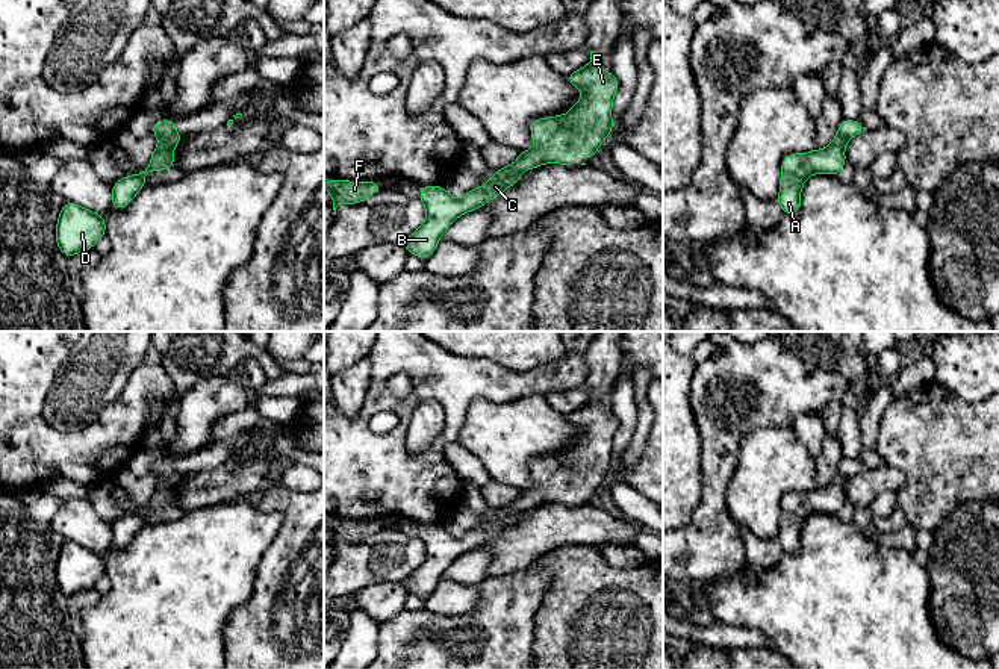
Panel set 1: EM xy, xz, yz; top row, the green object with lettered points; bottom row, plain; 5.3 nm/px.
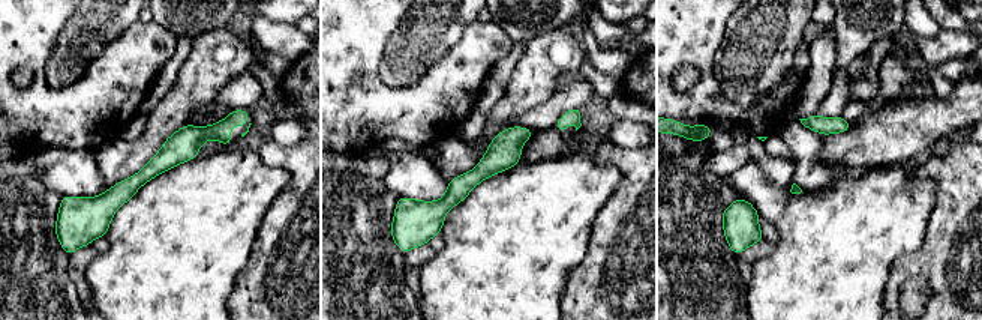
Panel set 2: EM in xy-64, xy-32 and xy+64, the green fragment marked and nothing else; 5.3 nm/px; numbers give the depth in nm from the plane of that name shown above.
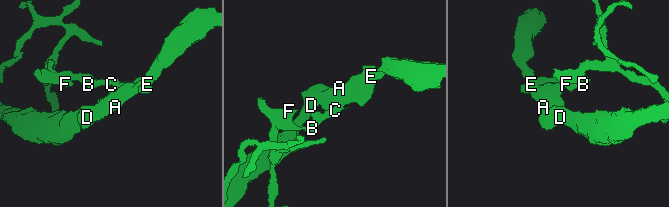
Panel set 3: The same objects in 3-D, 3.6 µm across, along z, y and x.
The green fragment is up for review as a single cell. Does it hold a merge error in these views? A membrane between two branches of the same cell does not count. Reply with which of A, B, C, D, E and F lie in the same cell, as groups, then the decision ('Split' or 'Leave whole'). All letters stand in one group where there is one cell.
Groups: A D E / B C F. Split

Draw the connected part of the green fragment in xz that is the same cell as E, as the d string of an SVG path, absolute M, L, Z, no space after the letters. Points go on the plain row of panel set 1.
M596 392L590 401L566 415L566 419L583 430L583 436L566 454L545 456L530 462L533 489L519 489L519 496L504 510L521 512L543 503L562 503L572 507L572 490L577 487L587 499L613 471L612 447L619 421L612 410L596 406Z

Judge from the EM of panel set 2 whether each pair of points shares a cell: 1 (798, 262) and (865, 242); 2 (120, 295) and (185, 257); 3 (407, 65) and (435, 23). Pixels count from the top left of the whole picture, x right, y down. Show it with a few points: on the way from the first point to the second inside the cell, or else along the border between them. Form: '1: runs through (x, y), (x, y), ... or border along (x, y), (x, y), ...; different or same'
1: runs through (814, 262), (822, 262), (843, 242), (849, 242); same
2: runs through (137, 284), (156, 284), (168, 272); same
3: runs through (408, 54), (426, 33); same

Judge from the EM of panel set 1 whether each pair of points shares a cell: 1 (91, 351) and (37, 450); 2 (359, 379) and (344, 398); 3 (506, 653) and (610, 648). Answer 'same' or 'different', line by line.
1: different
2: same
3: different

